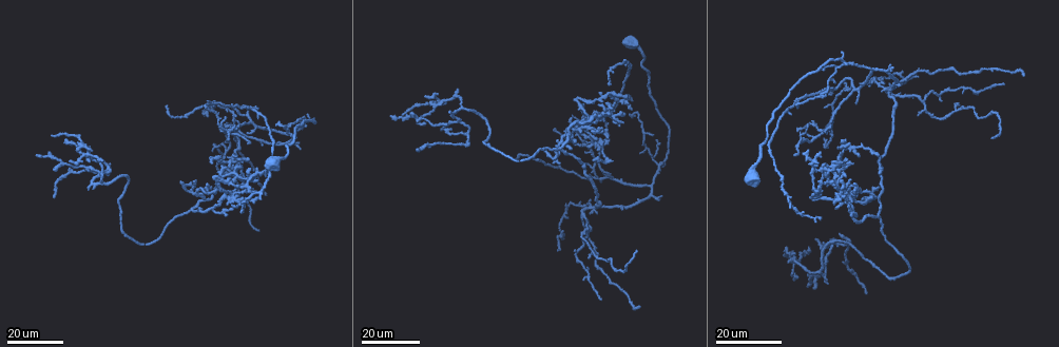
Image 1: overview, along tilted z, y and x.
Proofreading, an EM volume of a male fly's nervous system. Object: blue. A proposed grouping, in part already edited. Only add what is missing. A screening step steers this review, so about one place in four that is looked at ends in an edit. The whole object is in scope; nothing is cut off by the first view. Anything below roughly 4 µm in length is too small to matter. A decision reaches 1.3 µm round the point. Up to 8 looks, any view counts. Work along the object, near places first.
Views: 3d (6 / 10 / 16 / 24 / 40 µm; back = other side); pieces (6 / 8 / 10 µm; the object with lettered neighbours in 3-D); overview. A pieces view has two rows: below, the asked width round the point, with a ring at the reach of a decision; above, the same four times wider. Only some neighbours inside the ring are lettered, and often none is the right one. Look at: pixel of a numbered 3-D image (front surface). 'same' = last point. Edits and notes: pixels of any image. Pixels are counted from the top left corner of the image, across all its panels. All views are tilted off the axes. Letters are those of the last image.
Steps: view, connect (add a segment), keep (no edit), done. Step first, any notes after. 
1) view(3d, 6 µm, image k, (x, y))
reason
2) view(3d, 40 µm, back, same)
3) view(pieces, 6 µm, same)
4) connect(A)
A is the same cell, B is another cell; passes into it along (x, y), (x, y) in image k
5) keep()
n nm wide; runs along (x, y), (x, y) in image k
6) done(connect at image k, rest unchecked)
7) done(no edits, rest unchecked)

view(3d, 16 µm, image 1, (606, 128))
branch stops here

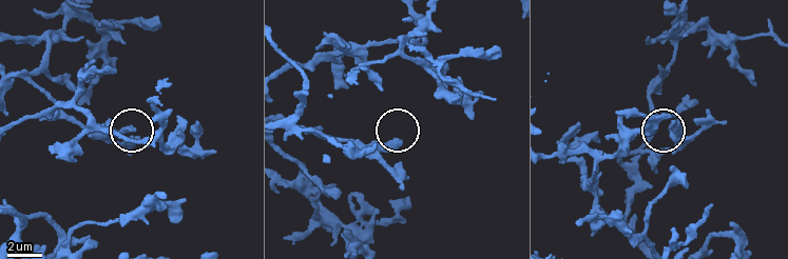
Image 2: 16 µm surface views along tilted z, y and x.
view(pieces, 8 µm, image 2, (131, 128))

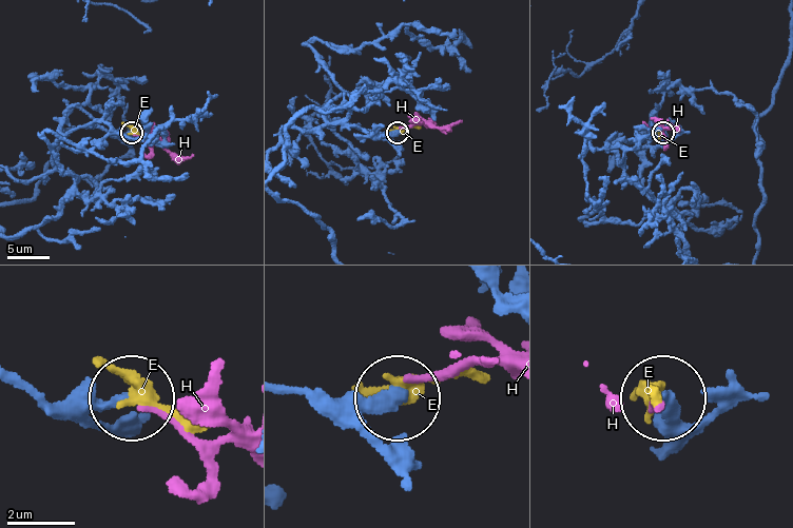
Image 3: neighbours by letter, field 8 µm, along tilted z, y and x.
keep()
E and H are other cells; no lettered segment goes on from it

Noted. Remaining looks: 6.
view(3d, 16 µm, image 1, (555, 131))
branch stops here

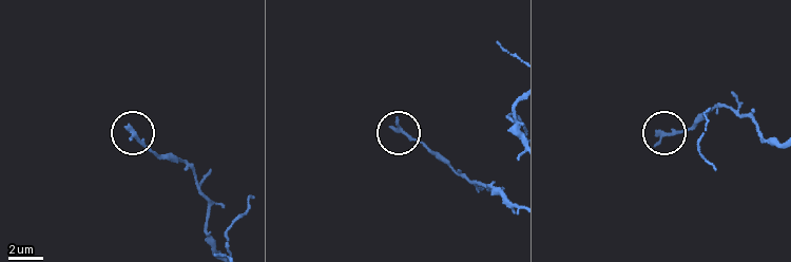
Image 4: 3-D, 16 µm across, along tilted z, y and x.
view(pieces, 10 µm, image 4, (130, 128))
see the neighbours

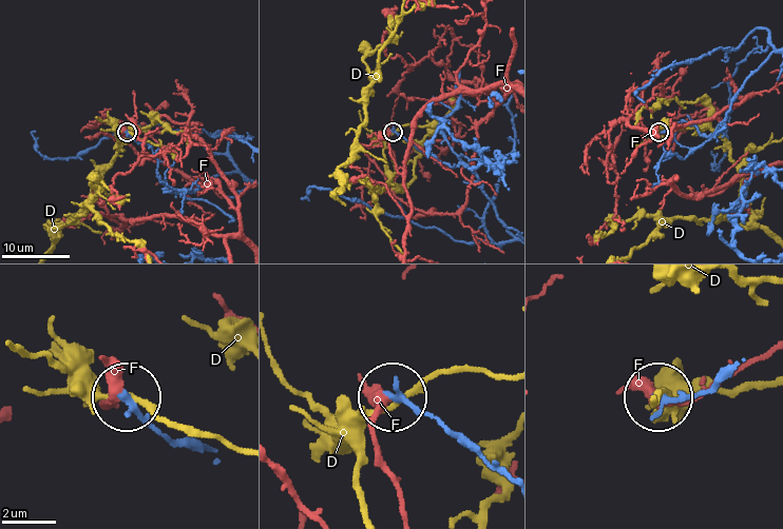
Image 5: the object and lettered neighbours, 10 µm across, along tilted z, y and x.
keep()
D and F are other cells; runs along (508, 476), (434, 419), (393, 399) in image 5; none of them fits

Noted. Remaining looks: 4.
view(3d, 24 µm, image 1, (249, 169))
an open end

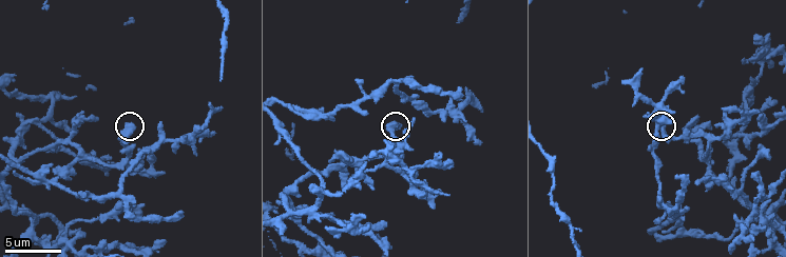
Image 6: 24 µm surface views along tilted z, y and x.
view(pieces, 10 µm, image 6, (132, 126))

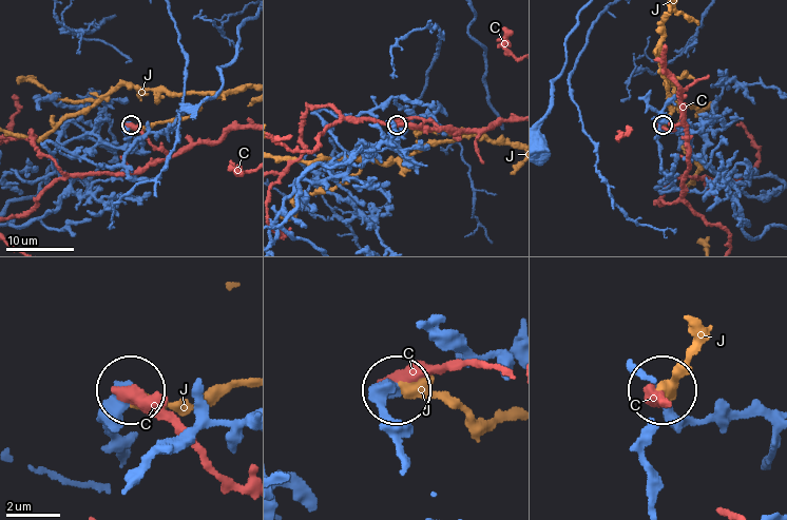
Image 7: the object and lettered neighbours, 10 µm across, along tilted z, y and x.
keep()
420 nm wide; C and J are other cells; none of them fits

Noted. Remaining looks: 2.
view(3d, 24 µm, image 1, (889, 72))
thin end

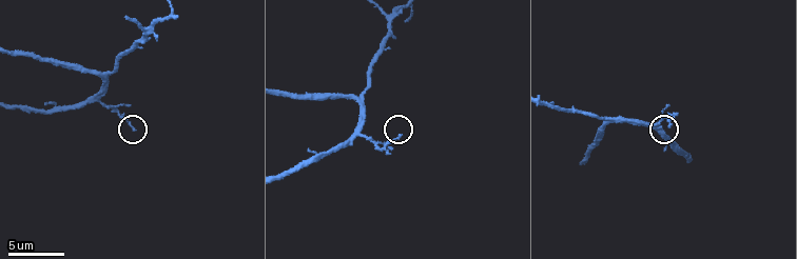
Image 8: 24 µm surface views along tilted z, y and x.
view(pieces, 6 µm, image 8, (132, 130))

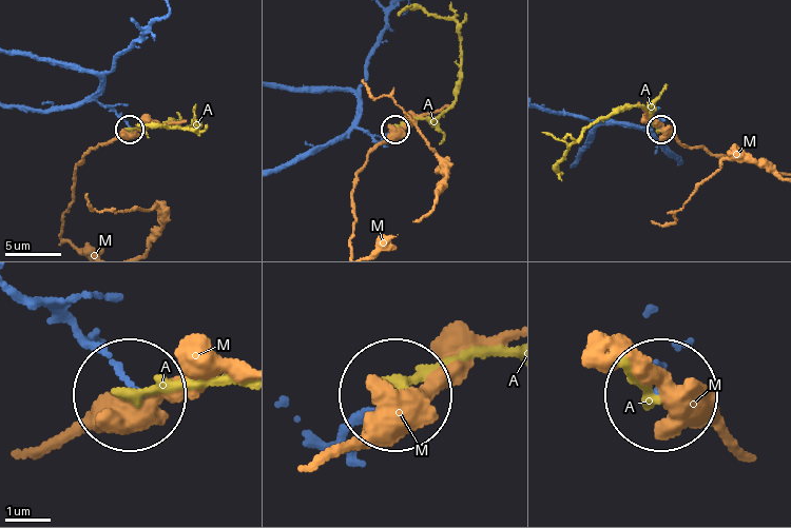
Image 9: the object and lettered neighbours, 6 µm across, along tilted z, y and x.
keep()
A and M are other cells; runs along (22, 291), (53, 306), (130, 391) in image 9; no lettered segment goes on from it

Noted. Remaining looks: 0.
done(no edits, rest unchecked)

